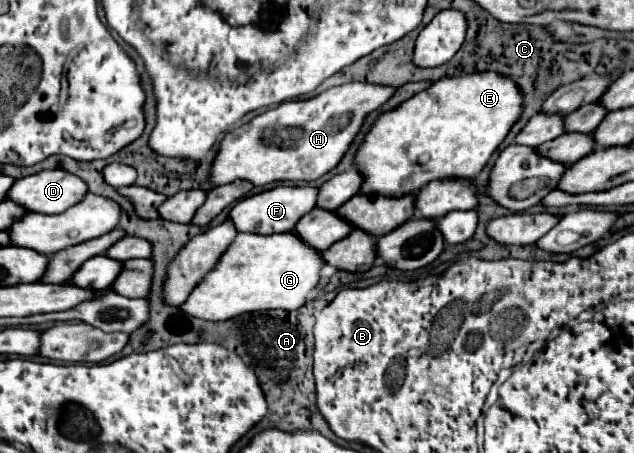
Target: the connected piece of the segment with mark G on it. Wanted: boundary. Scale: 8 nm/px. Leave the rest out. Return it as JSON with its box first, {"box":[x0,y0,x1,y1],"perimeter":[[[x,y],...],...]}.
{"box":[181,232,325,320],"perimeter":[[[241,232],[233,240],[233,246],[221,256],[221,262],[203,278],[203,282],[189,294],[181,306],[195,318],[225,320],[243,312],[261,310],[297,310],[309,302],[311,292],[321,280],[321,268],[325,266],[323,252],[309,246],[297,232],[281,234],[253,234]]]}

